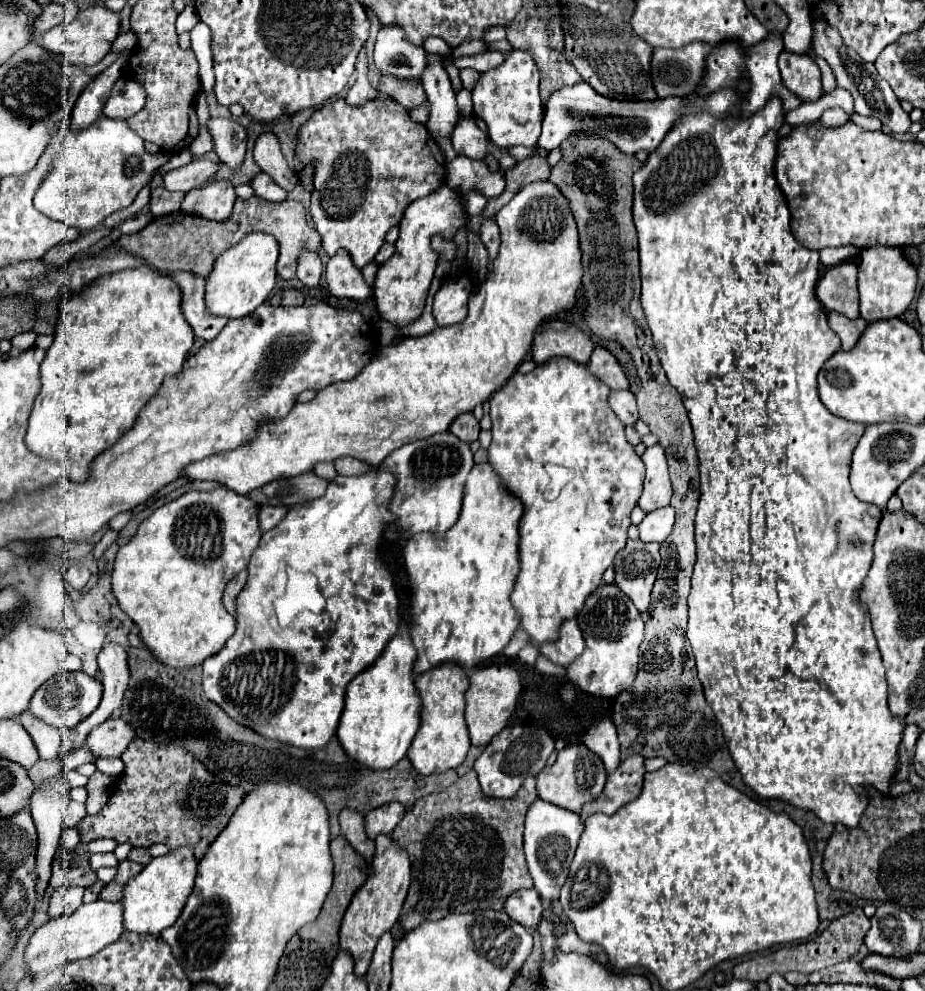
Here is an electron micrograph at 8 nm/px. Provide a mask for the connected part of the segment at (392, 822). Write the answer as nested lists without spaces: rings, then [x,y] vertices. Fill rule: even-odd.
[[[398,801],[386,803],[366,813],[366,833],[370,839],[376,839],[380,833],[392,833],[404,815],[404,805]]]

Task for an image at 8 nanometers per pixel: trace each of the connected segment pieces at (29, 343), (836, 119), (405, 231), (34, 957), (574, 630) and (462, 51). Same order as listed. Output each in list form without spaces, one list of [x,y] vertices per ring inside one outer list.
[[[28,331],[28,333],[20,333],[20,335],[16,335],[14,339],[12,339],[12,345],[14,347],[18,347],[18,349],[30,349],[30,347],[34,347],[34,341],[36,341],[36,333],[34,331]]]
[[[838,107],[824,111],[824,115],[820,117],[820,123],[822,123],[824,127],[838,127],[838,125],[844,125],[846,121],[850,121],[850,115],[844,113],[844,111],[838,109]]]
[[[442,185],[438,191],[416,199],[406,207],[400,219],[400,237],[394,243],[394,255],[378,267],[374,297],[378,303],[380,315],[392,325],[404,327],[420,317],[426,295],[434,277],[434,269],[438,263],[438,253],[430,247],[434,235],[442,235],[444,239],[452,239],[458,229],[462,229],[468,221],[468,215],[462,207],[462,197],[458,191],[452,191],[448,185]]]
[[[96,899],[94,903],[88,903],[88,905],[82,903],[70,915],[60,915],[58,919],[50,919],[42,927],[38,927],[28,941],[24,961],[26,961],[26,967],[30,973],[52,971],[56,967],[72,963],[74,959],[96,955],[106,945],[114,943],[122,933],[124,933],[122,905]]]
[[[568,619],[560,627],[560,635],[556,643],[542,643],[540,653],[546,655],[556,665],[568,667],[582,653],[582,649],[584,649],[584,639],[582,639],[580,627],[576,619]]]
[[[470,39],[470,41],[466,41],[462,47],[454,49],[452,55],[454,55],[454,57],[464,57],[464,55],[474,55],[474,53],[482,53],[482,51],[486,51],[484,41],[480,41],[480,39]]]

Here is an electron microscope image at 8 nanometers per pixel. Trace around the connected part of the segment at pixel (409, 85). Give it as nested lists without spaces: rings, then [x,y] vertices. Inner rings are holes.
[[[384,77],[378,83],[378,89],[398,103],[402,103],[406,109],[414,109],[426,101],[426,91],[418,79],[398,79],[398,77]]]

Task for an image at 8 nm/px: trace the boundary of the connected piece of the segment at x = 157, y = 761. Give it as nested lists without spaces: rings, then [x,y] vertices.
[[[136,739],[122,753],[124,773],[112,785],[112,795],[104,809],[96,815],[86,815],[76,825],[82,843],[96,839],[116,839],[134,847],[150,847],[164,843],[168,849],[190,847],[196,859],[202,859],[210,843],[228,825],[232,813],[244,799],[242,787],[230,787],[214,779],[190,751],[170,745],[156,745]]]

